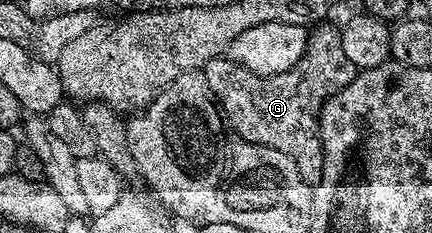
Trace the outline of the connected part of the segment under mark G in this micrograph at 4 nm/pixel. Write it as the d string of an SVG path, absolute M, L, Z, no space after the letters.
M331 22L312 27L305 54L301 54L297 66L285 70L285 74L258 76L226 55L214 56L201 70L232 132L242 140L281 150L281 154L293 158L306 184L314 186L321 182L323 137L319 135L319 113L323 103L333 94L342 92L357 74L341 46L338 27L334 28Z

